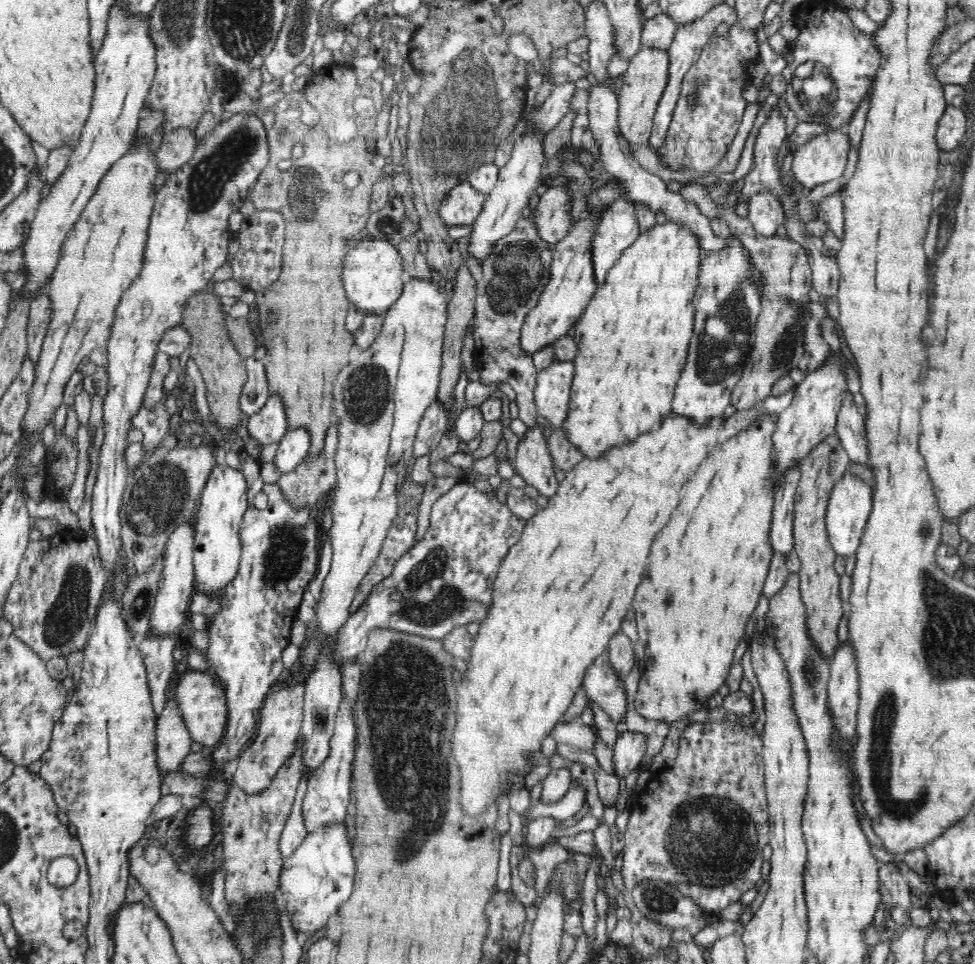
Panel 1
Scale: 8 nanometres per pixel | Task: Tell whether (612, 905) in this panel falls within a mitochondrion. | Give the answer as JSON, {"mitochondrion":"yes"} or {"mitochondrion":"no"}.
{"mitochondrion":"no"}

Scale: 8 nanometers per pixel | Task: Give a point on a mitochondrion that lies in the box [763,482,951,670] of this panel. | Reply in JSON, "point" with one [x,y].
{"point":[925,532]}

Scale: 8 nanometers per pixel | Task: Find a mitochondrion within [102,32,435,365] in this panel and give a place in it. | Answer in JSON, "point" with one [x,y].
{"point":[205,182]}

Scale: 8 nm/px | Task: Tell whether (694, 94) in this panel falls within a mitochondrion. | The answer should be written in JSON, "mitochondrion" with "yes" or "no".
{"mitochondrion":"yes"}

